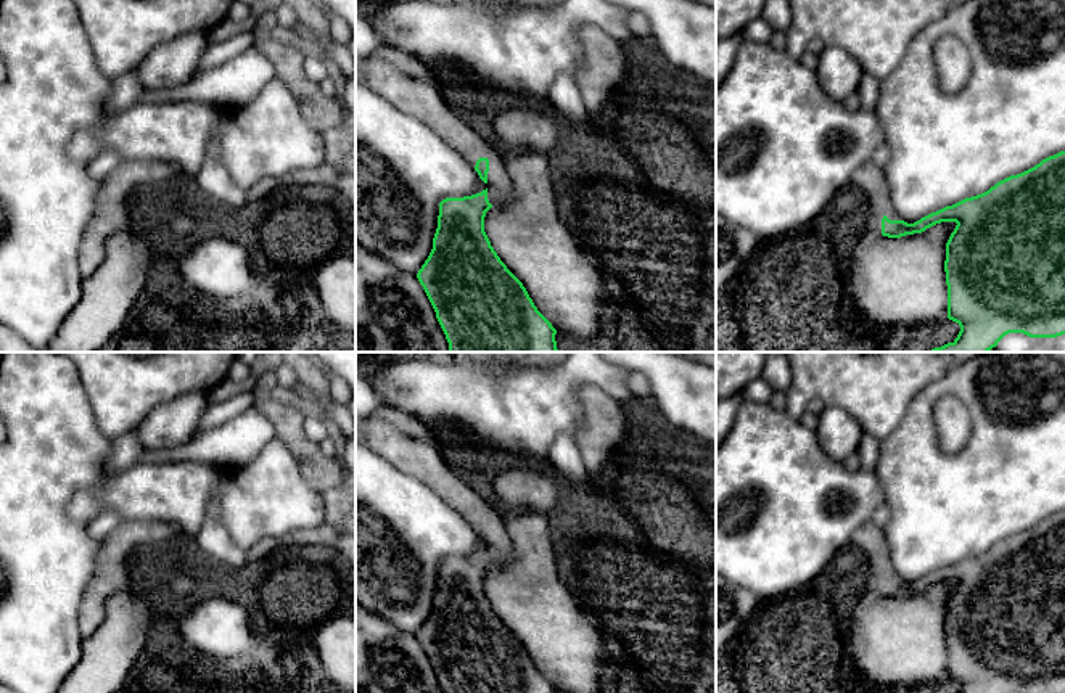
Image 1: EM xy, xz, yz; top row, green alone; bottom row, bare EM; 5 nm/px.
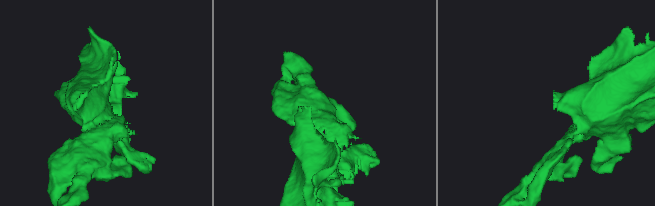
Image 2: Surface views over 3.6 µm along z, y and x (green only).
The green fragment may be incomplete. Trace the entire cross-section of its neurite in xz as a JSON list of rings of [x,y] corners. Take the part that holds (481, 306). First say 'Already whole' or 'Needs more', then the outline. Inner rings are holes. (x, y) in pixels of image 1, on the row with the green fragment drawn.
Needs more. [[[378,51],[362,61],[359,74],[401,111],[431,127],[487,185],[481,193],[446,198],[439,203],[433,249],[417,273],[446,334],[449,352],[558,352],[557,330],[537,310],[523,283],[500,260],[484,232],[486,212],[492,206],[508,203],[512,195],[512,182],[500,151],[462,121],[438,87],[415,66]]]

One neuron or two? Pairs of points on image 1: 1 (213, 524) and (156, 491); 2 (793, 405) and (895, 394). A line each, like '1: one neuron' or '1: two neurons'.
1: two neurons
2: one neuron

